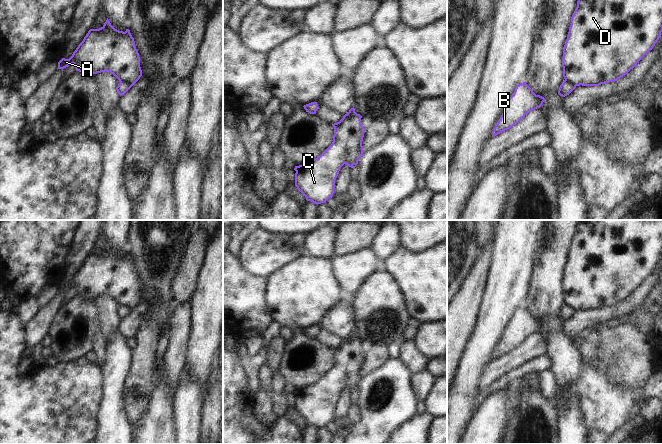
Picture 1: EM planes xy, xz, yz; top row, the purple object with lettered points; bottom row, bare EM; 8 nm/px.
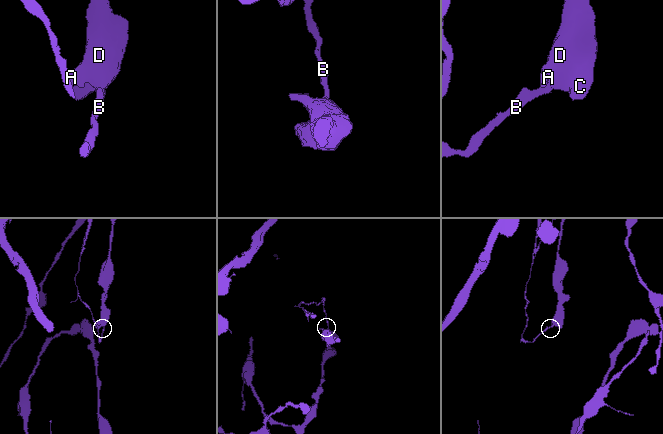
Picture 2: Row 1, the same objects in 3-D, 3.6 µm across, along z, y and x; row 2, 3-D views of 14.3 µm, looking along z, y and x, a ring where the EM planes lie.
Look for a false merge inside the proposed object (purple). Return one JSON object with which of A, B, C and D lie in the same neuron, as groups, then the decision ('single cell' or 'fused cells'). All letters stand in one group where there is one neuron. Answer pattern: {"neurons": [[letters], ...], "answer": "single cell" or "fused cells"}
{"neurons": [["A", "C", "D"], ["B"]], "answer": "fused cells"}

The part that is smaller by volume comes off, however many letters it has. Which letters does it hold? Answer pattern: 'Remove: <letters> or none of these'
Remove: B

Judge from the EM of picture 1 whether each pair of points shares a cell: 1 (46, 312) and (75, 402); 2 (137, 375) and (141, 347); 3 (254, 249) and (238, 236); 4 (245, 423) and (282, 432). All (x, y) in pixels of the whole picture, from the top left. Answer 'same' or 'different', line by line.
1: different
2: same
3: different
4: same

